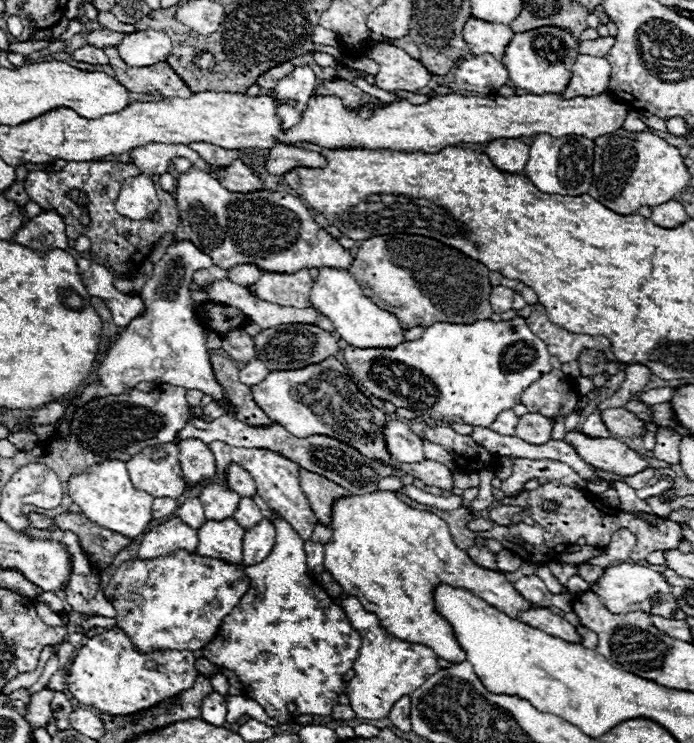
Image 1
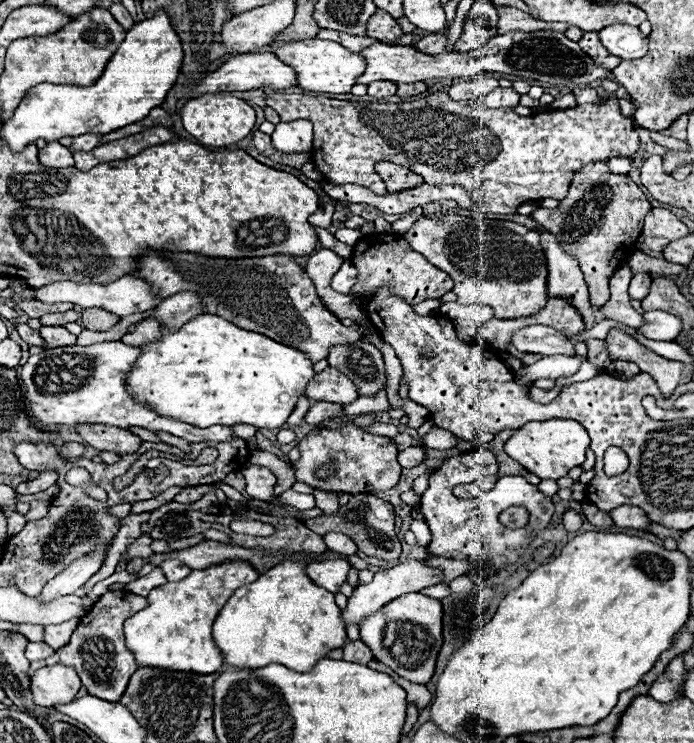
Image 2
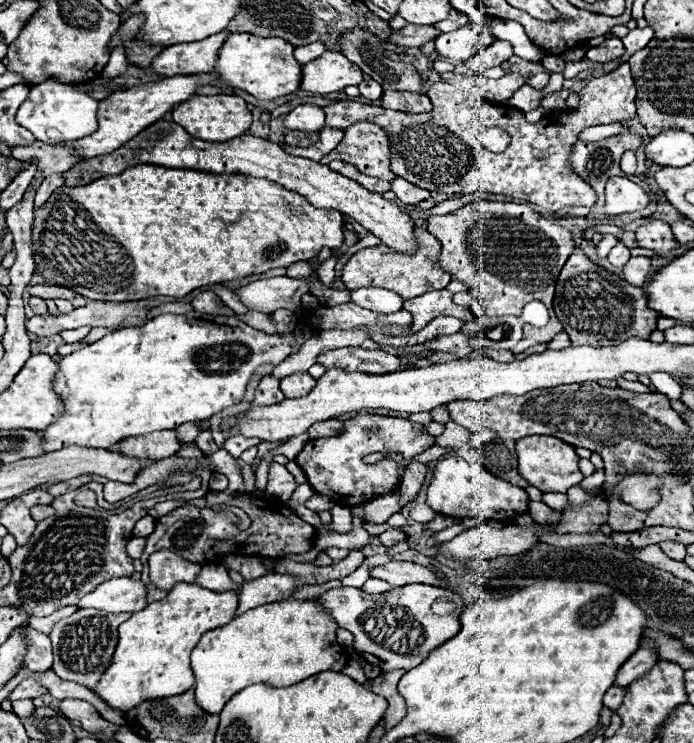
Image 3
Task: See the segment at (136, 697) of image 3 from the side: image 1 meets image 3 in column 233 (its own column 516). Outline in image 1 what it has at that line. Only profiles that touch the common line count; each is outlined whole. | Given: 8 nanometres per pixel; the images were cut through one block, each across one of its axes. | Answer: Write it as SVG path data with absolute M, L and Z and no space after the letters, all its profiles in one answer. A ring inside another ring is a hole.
M372 492L364 496L348 496L344 500L336 500L332 512L332 534L332 542L324 546L324 570L334 576L342 590L356 596L368 612L376 614L380 626L388 634L400 640L408 640L412 644L424 644L432 648L438 658L444 658L452 664L464 662L466 652L460 648L452 626L434 608L434 590L440 584L464 588L512 618L518 618L522 610L534 606L514 590L514 586L506 580L504 574L484 570L482 566L474 564L470 556L452 542L450 530L442 518L432 512L410 508L408 504L398 500L394 492Z

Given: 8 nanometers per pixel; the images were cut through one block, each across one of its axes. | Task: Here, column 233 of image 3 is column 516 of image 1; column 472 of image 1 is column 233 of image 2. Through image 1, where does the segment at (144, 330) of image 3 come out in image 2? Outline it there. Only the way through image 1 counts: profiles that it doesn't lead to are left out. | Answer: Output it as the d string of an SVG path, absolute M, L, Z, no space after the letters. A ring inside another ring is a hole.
M202 314L174 332L162 328L156 342L142 344L138 360L126 372L126 390L136 400L140 400L140 404L148 406L160 416L182 420L198 428L208 428L216 424L250 424L256 428L280 428L290 416L298 394L304 394L304 388L312 380L312 376L312 362L306 358L306 354L290 346L278 344L258 332L238 328L236 324L220 316Z

